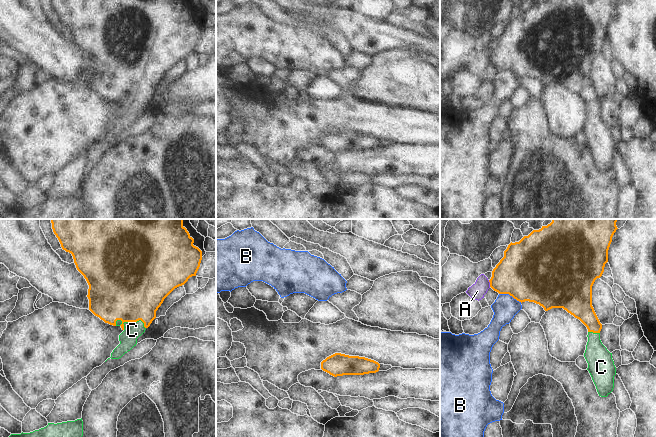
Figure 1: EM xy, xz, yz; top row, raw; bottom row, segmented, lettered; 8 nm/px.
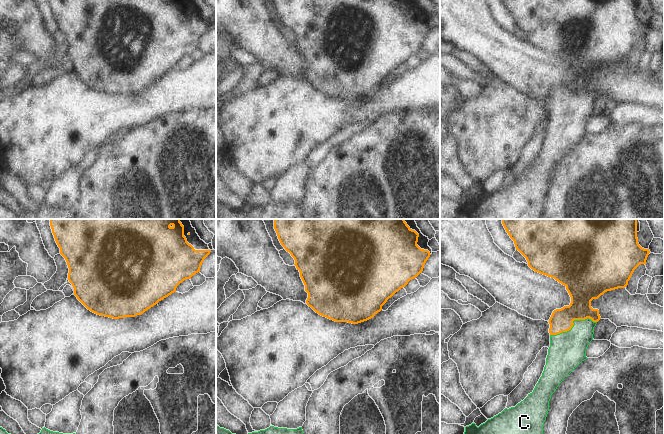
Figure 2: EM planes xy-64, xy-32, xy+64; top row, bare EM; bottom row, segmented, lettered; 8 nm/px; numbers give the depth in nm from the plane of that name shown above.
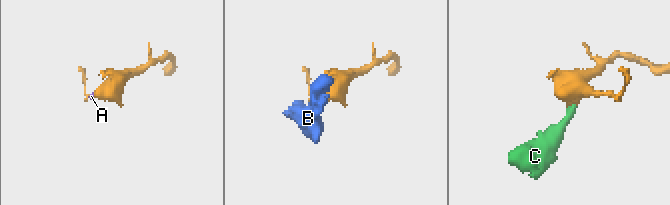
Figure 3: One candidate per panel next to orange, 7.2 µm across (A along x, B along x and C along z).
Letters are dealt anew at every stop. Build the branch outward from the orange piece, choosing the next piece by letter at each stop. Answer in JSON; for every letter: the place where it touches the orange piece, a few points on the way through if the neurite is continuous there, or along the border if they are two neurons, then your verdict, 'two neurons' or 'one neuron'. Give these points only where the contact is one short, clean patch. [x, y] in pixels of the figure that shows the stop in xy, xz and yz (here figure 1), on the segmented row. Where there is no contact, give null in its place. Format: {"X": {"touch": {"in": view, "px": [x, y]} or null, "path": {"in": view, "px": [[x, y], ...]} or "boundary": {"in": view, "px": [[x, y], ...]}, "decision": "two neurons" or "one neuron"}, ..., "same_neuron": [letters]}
{"A": {"touch": {"in": "yz", "px": [490, 283]}, "boundary": {"in": "yz", "px": [[488, 280], [490, 286]]}, "decision": "two neurons"}, "B": {"touch": {"in": "yz", "px": [510, 295]}, "decision": "two neurons"}, "C": {"touch": {"in": "xy", "px": [132, 321]}, "path": {"in": "xy", "px": [[129, 290], [132, 321], [132, 330]]}, "decision": "one neuron"}, "same_neuron": ["C"]}

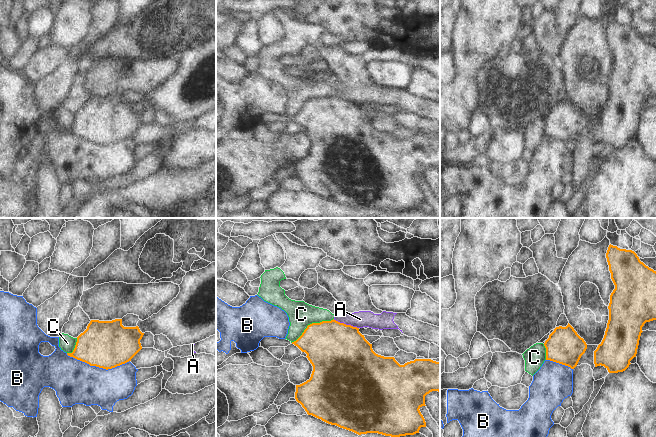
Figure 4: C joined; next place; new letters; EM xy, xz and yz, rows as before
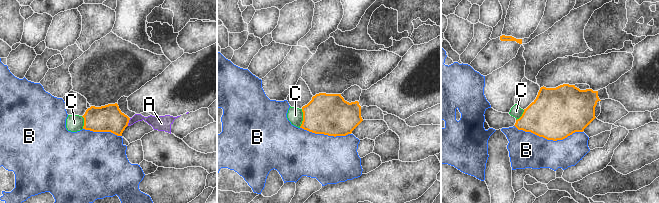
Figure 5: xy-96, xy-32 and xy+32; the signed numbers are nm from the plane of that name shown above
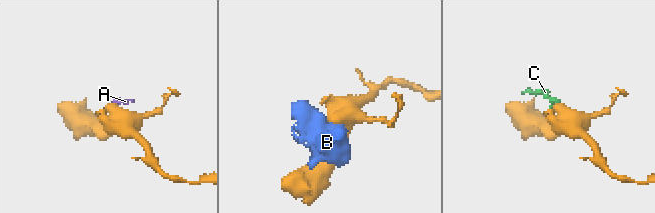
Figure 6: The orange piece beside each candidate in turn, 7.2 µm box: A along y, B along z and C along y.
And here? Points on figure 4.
{"A": {"touch": {"in": "xz", "px": [345, 324]}, "boundary": {"in": "xz", "px": [[333, 319], [358, 328]]}, "decision": "two neurons"}, "B": {"touch": {"in": "xy", "px": [98, 366]}, "decision": "two neurons"}, "C": {"touch": {"in": "xz", "px": [312, 323]}, "boundary": {"in": "xz", "px": [[333, 318], [327, 321], [310, 323], [291, 342]]}, "decision": "two neurons"}, "same_neuron": []}

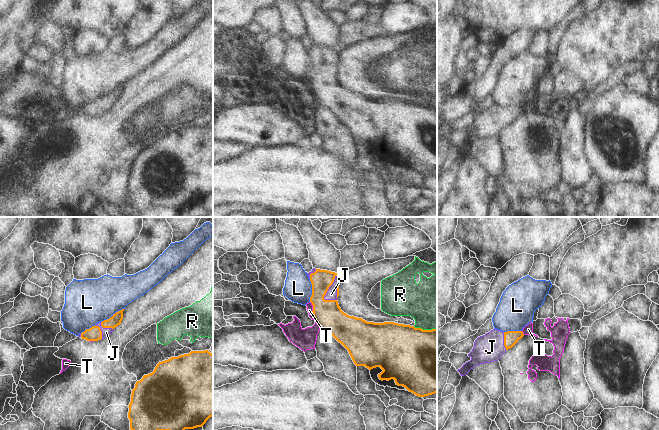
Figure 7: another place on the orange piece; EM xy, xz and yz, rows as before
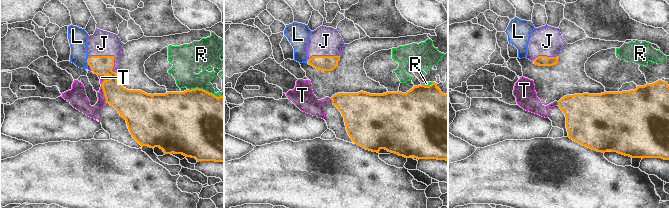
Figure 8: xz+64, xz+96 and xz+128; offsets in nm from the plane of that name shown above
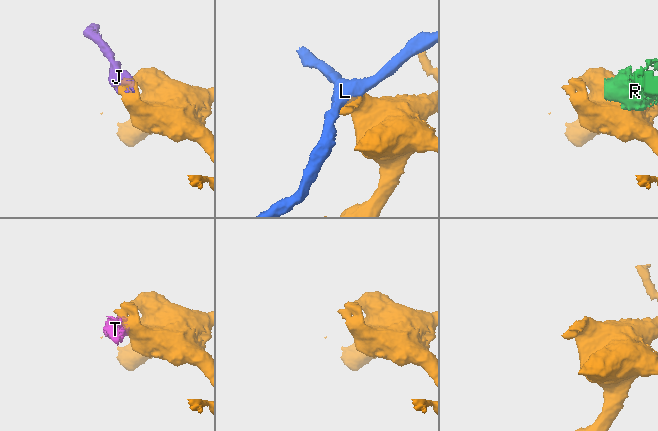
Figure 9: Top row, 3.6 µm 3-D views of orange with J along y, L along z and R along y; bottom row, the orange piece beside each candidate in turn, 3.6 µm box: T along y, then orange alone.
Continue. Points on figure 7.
{"J": {"touch": {"in": "xz", "px": [329, 286]}, "path": {"in": "xz", "px": [[327, 314], [324, 293], [329, 286], [331, 294]]}, "decision": "one neuron"}, "L": {"touch": {"in": "xy", "px": [113, 315]}, "decision": "two neurons"}, "R": {"touch": {"in": "xz", "px": [425, 330]}, "boundary": {"in": "xz", "px": [[413, 326], [423, 329], [436, 329]]}, "decision": "two neurons"}, "T": {"touch": {"in": "xz", "px": [313, 310]}, "decision": "two neurons"}, "same_neuron": ["J"]}

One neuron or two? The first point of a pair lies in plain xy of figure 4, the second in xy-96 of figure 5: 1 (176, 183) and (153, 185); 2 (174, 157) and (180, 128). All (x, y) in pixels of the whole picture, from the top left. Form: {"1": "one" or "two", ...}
{"1": "one", "2": "two"}

